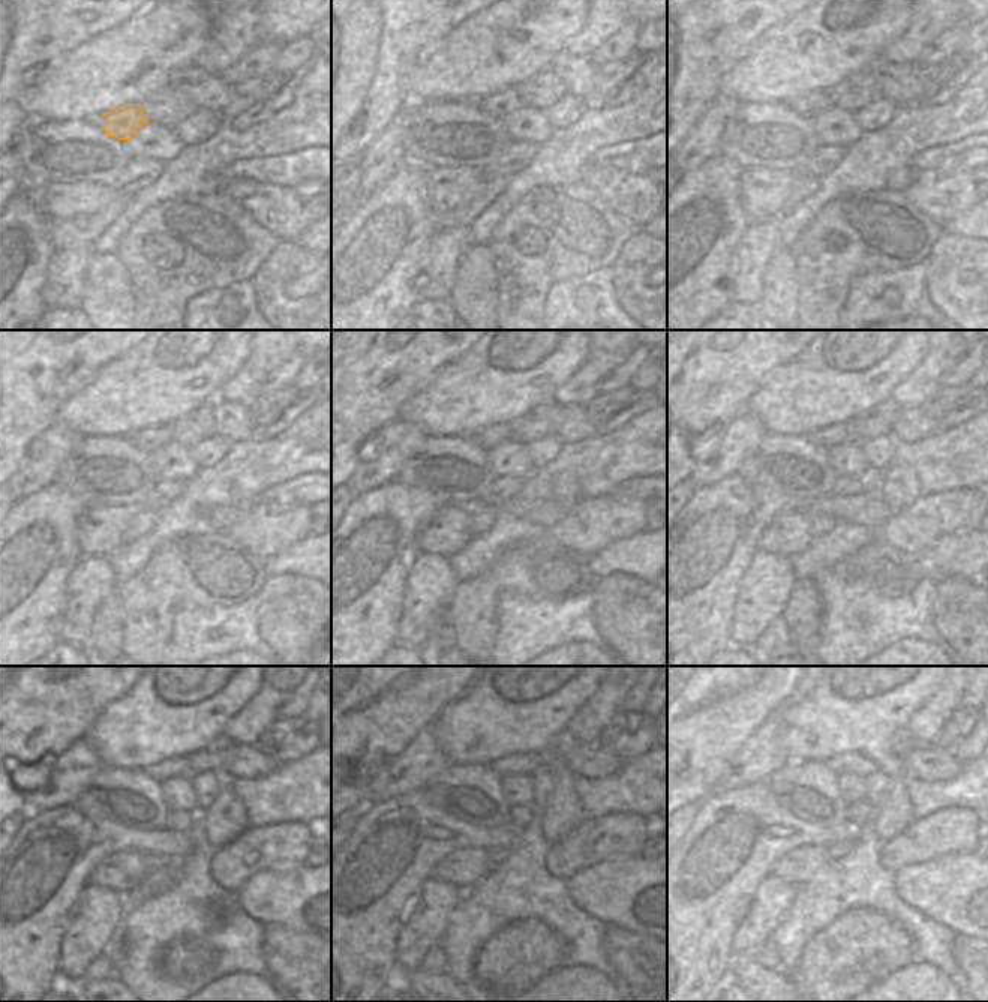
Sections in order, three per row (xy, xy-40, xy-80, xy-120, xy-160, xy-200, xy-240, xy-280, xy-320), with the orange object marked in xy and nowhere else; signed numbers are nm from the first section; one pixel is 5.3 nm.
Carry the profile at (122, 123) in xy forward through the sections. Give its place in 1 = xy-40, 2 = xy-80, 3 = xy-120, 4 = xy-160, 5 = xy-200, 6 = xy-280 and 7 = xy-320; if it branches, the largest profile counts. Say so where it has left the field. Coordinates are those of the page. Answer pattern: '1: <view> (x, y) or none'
1: xy-40 (474, 114)
2: xy-80 (814, 102)
3: xy-120 (147, 438)
4: xy-160 (486, 438)
5: xy-200 (831, 435)
6: xy-280 (513, 764)
7: xy-320 (852, 764)

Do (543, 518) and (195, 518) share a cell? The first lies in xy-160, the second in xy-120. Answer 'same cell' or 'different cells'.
different cells

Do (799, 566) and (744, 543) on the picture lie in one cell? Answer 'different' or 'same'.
different

